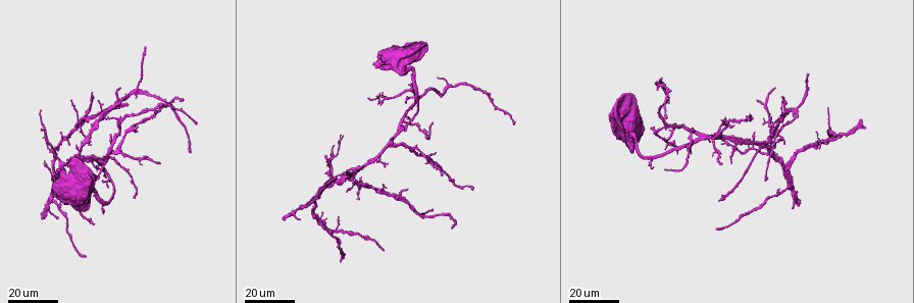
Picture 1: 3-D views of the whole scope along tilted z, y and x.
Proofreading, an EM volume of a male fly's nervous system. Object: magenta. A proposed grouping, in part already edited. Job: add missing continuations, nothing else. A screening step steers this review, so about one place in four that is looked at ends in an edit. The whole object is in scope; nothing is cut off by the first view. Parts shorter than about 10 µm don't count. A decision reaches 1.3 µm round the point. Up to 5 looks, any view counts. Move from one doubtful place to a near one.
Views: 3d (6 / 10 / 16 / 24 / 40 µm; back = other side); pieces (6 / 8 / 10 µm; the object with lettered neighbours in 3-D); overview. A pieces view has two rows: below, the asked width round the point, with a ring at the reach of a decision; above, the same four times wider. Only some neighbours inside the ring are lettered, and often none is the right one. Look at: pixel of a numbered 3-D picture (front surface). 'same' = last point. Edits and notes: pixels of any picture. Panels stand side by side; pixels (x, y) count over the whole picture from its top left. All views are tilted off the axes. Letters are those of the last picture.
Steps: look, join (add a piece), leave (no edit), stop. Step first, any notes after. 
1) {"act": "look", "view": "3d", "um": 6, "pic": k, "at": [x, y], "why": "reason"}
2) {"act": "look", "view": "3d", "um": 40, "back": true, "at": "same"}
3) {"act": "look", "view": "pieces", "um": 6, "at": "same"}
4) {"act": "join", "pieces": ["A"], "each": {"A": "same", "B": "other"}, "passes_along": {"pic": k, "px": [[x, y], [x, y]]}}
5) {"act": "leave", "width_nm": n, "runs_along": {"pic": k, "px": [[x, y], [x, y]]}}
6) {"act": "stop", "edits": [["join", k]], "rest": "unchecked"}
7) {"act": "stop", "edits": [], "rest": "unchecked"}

{"act": "look", "view": "3d", "um": 24, "pic": 1, "at": [836, 134], "why": "branch stops here"}

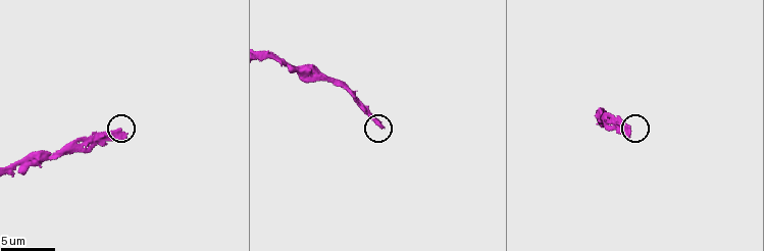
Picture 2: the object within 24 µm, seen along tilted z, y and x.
{"act": "look", "view": "pieces", "um": 6, "pic": 2, "at": [629, 133], "why": "what lies round it"}

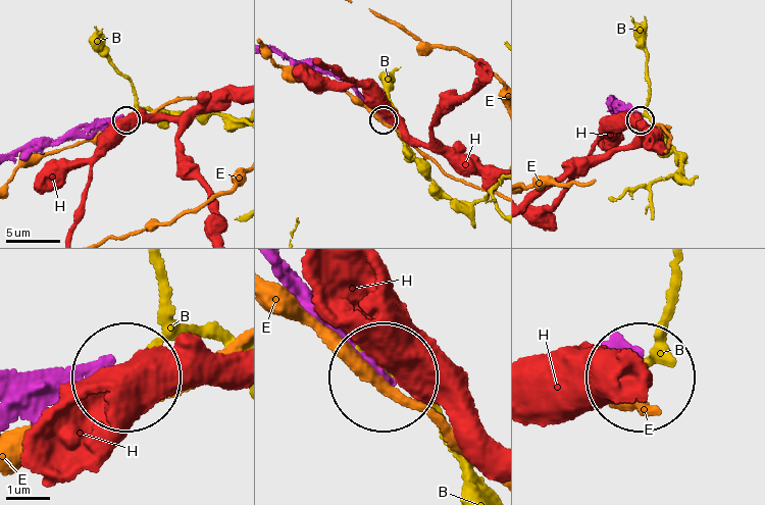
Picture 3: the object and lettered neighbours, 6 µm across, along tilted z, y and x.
{"act": "leave", "each": {"B": "other", "E": "other", "H": "other"}, "found": "no lettered piece goes on from it"}

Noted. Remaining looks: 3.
{"act": "look", "view": "3d", "um": 24, "pic": 1, "at": [860, 118], "why": "long arm stops here"}

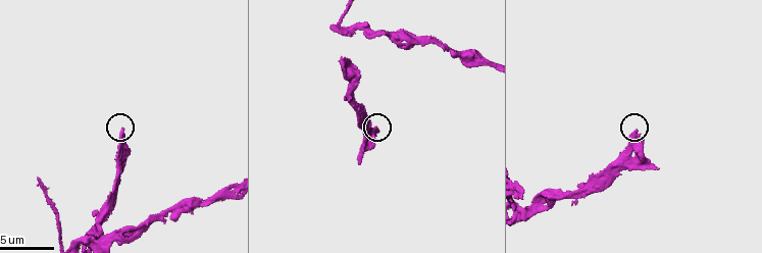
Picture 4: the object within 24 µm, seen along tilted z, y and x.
{"act": "look", "view": "pieces", "um": 10, "pic": 4, "at": [635, 132]}

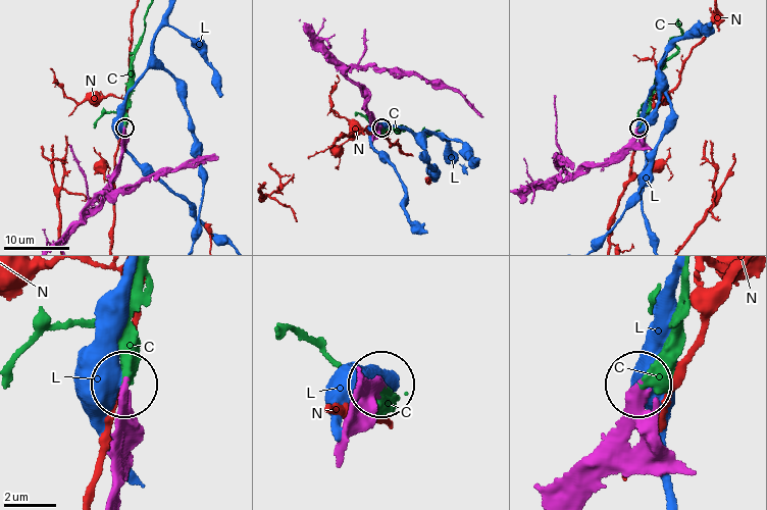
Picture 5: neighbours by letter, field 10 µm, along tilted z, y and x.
{"act": "join", "pieces": ["C"], "each": {"C": "same", "L": "other", "N": "other"}, "passes_along": {"pic": 5, "px": [[109, 457], [137, 278]]}, "found": "it goes on there"}

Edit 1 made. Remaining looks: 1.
{"act": "stop", "edits": [["join", 5]], "rest": "unchecked"}

